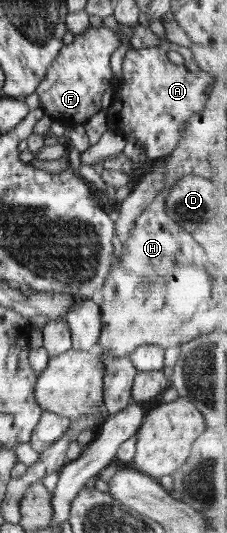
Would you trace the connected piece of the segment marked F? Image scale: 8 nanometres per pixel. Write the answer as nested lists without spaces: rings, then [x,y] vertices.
[[[119,23],[119,27],[120,33],[112,31],[105,25],[99,28],[90,26],[82,34],[74,36],[71,44],[60,49],[37,89],[40,107],[46,116],[50,116],[65,128],[71,128],[88,122],[93,115],[102,110],[104,92],[109,87],[115,86],[110,56],[134,34],[134,26]]]

